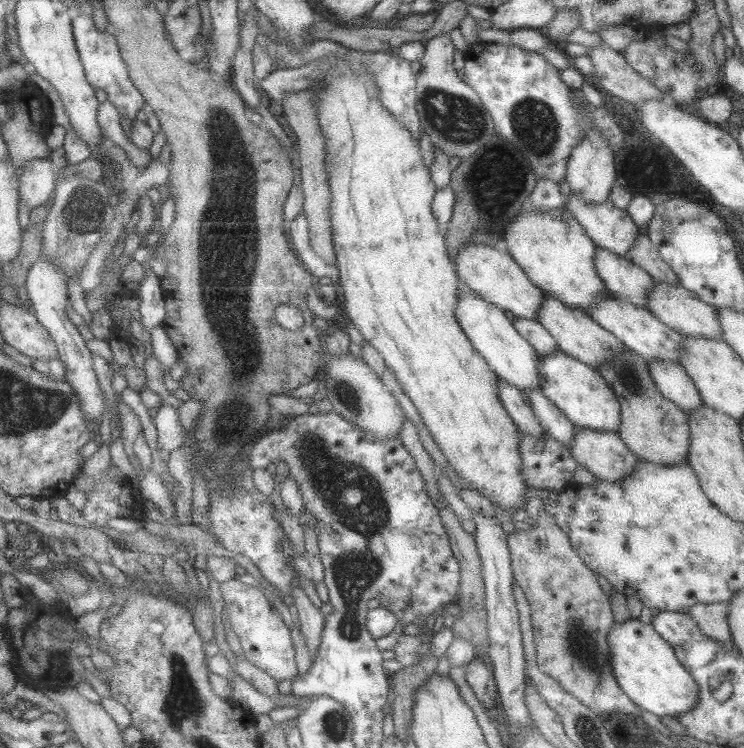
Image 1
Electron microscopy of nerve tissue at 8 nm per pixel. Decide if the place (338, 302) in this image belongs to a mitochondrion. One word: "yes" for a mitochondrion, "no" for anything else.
no

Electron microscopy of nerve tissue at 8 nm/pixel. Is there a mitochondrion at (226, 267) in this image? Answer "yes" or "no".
yes

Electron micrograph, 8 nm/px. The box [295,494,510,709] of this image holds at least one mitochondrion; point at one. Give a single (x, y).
(354, 572)

